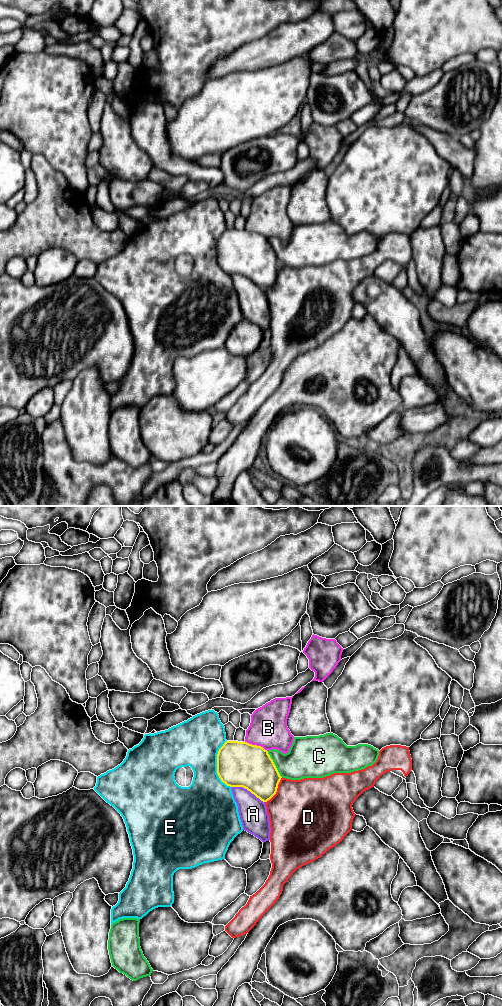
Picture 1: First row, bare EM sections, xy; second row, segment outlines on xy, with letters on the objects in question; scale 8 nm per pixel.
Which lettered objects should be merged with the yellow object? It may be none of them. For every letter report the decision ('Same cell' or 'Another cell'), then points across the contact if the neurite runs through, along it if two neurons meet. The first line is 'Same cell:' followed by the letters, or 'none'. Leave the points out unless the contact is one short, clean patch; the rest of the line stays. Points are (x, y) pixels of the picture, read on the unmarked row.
Same cell: none
A: Another cell
B: Another cell
C: Another cell
D: Another cell
E: Another cell

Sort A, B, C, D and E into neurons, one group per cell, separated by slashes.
A / B / C / D / E

